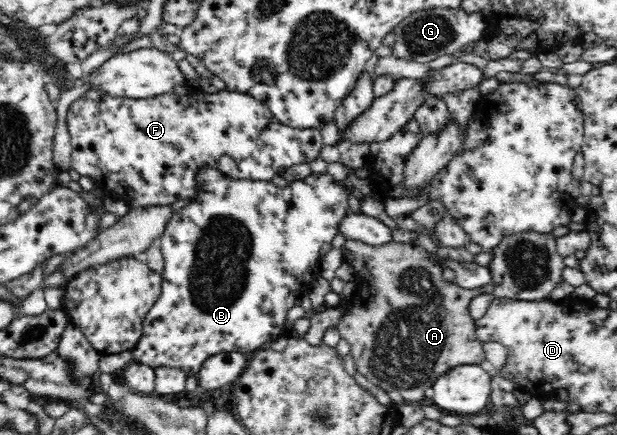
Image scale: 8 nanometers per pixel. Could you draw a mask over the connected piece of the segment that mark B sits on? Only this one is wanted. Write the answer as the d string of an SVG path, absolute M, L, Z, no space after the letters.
M201 170L197 181L201 183L200 191L190 203L173 213L167 223L158 243L164 258L164 271L162 272L162 291L160 297L152 306L151 311L145 316L143 332L136 347L131 350L135 363L146 364L157 368L159 366L171 366L178 368L187 375L197 375L201 364L213 354L218 352L242 352L251 354L257 349L268 347L269 343L277 340L285 328L287 313L295 306L295 300L301 294L308 294L312 282L320 277L320 262L323 256L332 249L331 242L338 233L338 224L348 212L349 197L353 196L355 188L344 186L343 182L335 181L331 174L313 173L305 180L291 182L286 188L278 188L271 181L257 180L232 180L217 170Z

